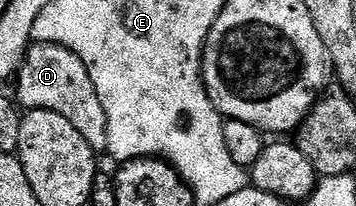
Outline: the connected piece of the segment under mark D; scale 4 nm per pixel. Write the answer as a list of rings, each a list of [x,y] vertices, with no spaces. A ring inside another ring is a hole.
[[[34,42],[22,59],[22,65],[18,67],[17,82],[17,101],[27,111],[51,110],[64,116],[64,120],[68,120],[68,124],[72,124],[72,128],[76,128],[76,132],[80,132],[80,136],[88,140],[94,151],[105,151],[108,144],[108,124],[104,108],[100,104],[100,98],[96,96],[96,88],[92,84],[92,78],[88,76],[88,70],[72,51],[57,44]]]

